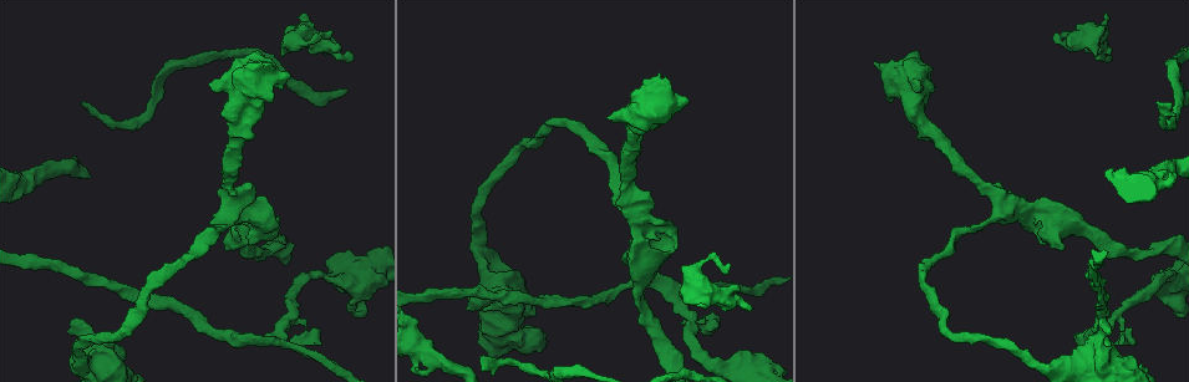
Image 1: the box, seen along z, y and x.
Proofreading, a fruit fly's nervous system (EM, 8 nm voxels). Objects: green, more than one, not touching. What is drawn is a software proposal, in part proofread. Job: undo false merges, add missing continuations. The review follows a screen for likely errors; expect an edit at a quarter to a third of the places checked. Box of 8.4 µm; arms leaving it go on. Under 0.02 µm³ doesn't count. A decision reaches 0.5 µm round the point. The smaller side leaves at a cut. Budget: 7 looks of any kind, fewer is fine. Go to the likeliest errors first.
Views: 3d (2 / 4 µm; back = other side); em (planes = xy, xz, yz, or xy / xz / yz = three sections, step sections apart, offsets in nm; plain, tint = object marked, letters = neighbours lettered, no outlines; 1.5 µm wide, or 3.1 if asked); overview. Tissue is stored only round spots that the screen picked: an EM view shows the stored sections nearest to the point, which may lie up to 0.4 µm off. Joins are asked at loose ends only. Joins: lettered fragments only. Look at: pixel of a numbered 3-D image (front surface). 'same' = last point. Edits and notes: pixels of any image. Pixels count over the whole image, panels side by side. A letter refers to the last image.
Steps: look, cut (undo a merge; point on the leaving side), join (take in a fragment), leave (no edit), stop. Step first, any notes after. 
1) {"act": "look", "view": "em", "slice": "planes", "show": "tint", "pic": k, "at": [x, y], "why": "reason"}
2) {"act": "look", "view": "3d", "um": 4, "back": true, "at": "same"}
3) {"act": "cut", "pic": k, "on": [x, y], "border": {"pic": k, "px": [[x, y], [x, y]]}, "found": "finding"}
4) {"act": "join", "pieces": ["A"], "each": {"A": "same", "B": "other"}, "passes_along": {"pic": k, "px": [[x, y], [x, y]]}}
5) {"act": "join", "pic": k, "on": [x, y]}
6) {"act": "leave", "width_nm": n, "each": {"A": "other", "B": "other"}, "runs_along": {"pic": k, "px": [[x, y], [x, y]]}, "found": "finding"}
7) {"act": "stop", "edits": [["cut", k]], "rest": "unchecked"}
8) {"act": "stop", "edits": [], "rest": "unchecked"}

{"act": "look", "view": "em", "slice": "planes", "show": "tint", "pic": 1, "at": [84, 102], "why": "tapers out"}

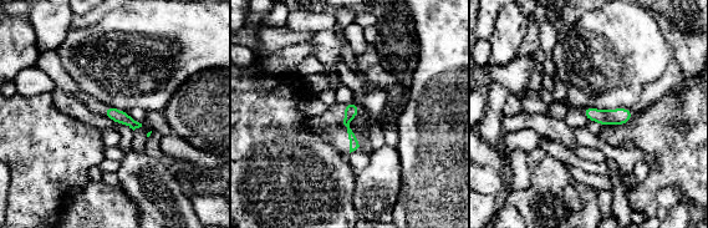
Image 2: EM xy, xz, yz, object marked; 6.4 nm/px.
{"act": "look", "view": "em", "slice": "planes", "show": "letters", "at": "same", "why": "what lies round it"}

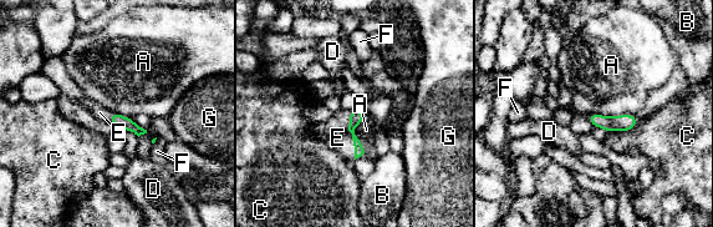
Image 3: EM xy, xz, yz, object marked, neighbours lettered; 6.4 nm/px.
{"act": "join", "pieces": ["E"], "each": {"A": "other", "B": "other", "C": "other", "D": "other", "E": "same", "F": "other", "G": "other"}, "passes_along": {"pic": 3, "px": [[356, 116], [354, 141], [337, 137]]}, "found": "the cell continues"}

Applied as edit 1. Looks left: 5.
{"act": "look", "view": "3d", "um": 4, "pic": 1, "at": [351, 57], "why": "branch stops here"}

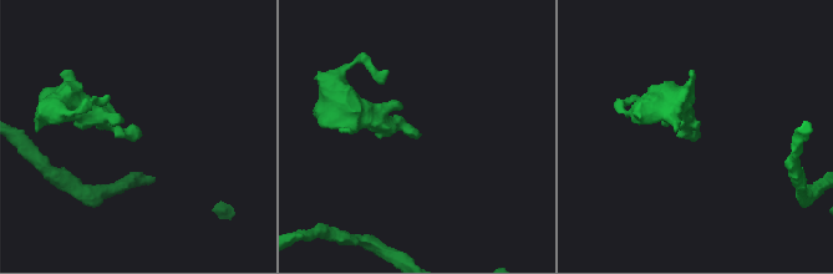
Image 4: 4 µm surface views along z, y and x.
{"act": "look", "view": "em", "slice": "planes", "show": "letters", "pic": 4, "at": [415, 138], "why": "shape alone is not enough"}

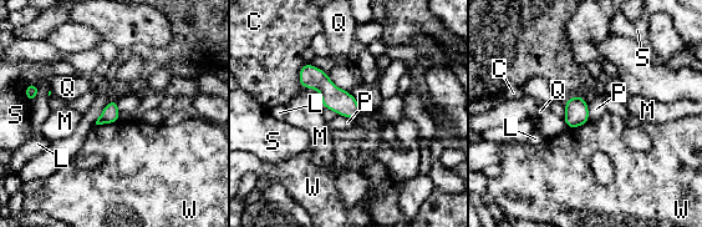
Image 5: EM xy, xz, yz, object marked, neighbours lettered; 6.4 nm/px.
{"act": "leave", "longest_contact_nm": ["Q", 190], "each": {"C": "other", "L": "other", "M": "other", "P": "other", "Q": "other", "S": "other", "W": "other"}, "border": {"pic": 5, "px": [[337, 114], [354, 119]]}, "found": "none of them fits"}

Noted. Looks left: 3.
{"act": "look", "view": "overview", "why": "see it whole again"}

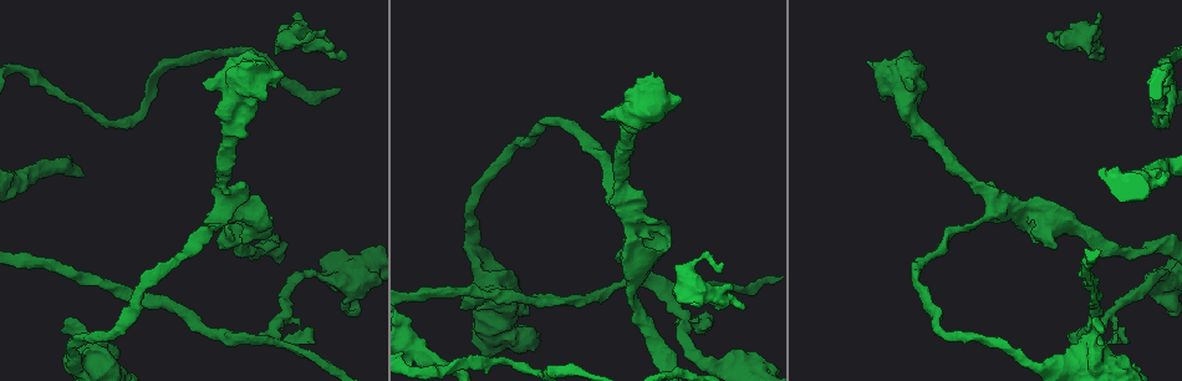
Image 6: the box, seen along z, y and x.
{"act": "look", "view": "em", "slice": "xz", "step": 8, "show": "letters", "pic": 6, "at": [254, 62], "why": "stops while still wide"}

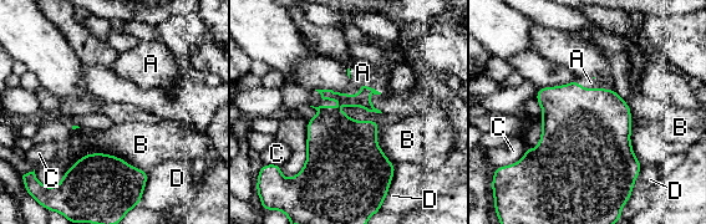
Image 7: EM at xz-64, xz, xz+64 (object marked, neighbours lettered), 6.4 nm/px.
{"act": "join", "pieces": ["A"], "each": {"A": "same", "B": "other", "C": "other", "D": "other"}, "passes_along": {"pic": 7, "px": [[584, 127], [588, 88], [590, 82]]}, "found": "it goes on there"}

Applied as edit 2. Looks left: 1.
{"act": "stop", "edits": [["join", 3], ["join", 7]], "rest": "unchecked"}

